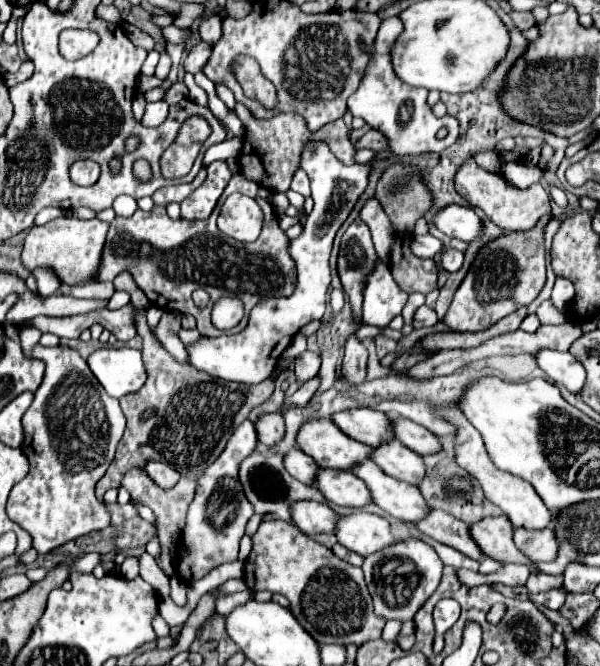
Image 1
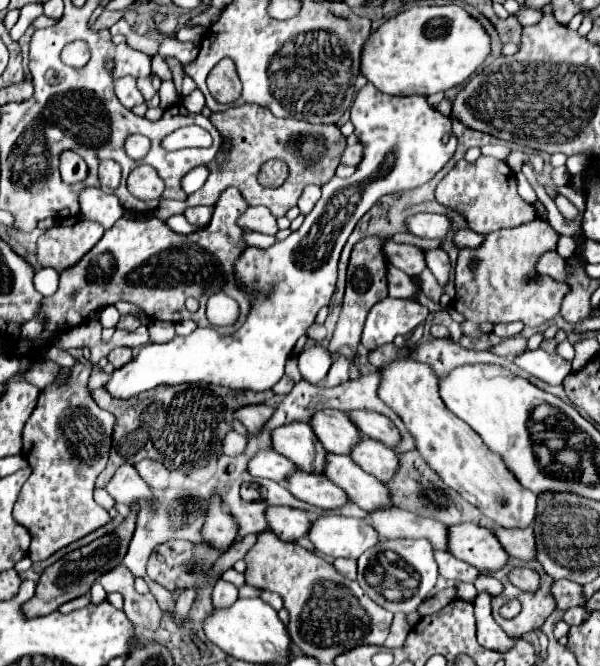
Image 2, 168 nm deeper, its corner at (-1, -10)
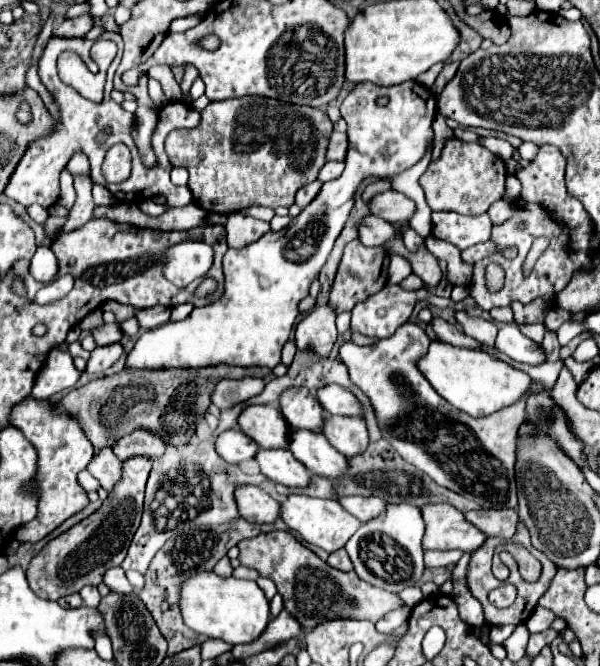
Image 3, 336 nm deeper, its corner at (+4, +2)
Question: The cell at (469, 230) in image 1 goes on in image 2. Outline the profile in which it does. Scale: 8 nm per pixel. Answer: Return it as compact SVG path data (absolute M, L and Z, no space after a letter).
M416 214L406 220L412 234L420 238L444 240L452 230L452 220L444 214Z

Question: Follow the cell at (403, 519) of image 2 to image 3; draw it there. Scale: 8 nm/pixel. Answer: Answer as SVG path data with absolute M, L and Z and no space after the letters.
M345 496L345 498L339 498L339 504L361 522L371 520L385 510L385 500L377 496Z

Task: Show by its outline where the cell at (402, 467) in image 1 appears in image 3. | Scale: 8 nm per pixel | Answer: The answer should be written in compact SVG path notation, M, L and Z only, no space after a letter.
M325 416L321 434L335 446L337 452L341 452L347 458L359 456L365 452L369 438L367 438L367 428L361 418L353 416Z

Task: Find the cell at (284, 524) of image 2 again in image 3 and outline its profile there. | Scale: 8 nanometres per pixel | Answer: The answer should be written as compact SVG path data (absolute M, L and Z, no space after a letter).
M259 486L235 488L235 504L239 508L239 516L253 524L271 524L279 518L279 502Z

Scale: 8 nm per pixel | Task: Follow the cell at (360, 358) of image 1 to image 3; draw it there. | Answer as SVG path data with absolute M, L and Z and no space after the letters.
M351 240L343 250L343 256L335 274L335 282L331 286L329 302L335 308L335 312L337 314L349 312L359 300L365 300L367 296L379 292L387 284L387 264L389 264L389 258L385 248L375 248L375 246L367 248L359 240Z

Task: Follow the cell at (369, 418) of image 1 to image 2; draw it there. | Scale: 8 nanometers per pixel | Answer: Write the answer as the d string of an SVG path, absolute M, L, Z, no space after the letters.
M338 410L316 412L310 426L328 452L350 454L352 444L360 440L360 430L356 428L356 424L352 424L352 420L348 420L348 416Z

